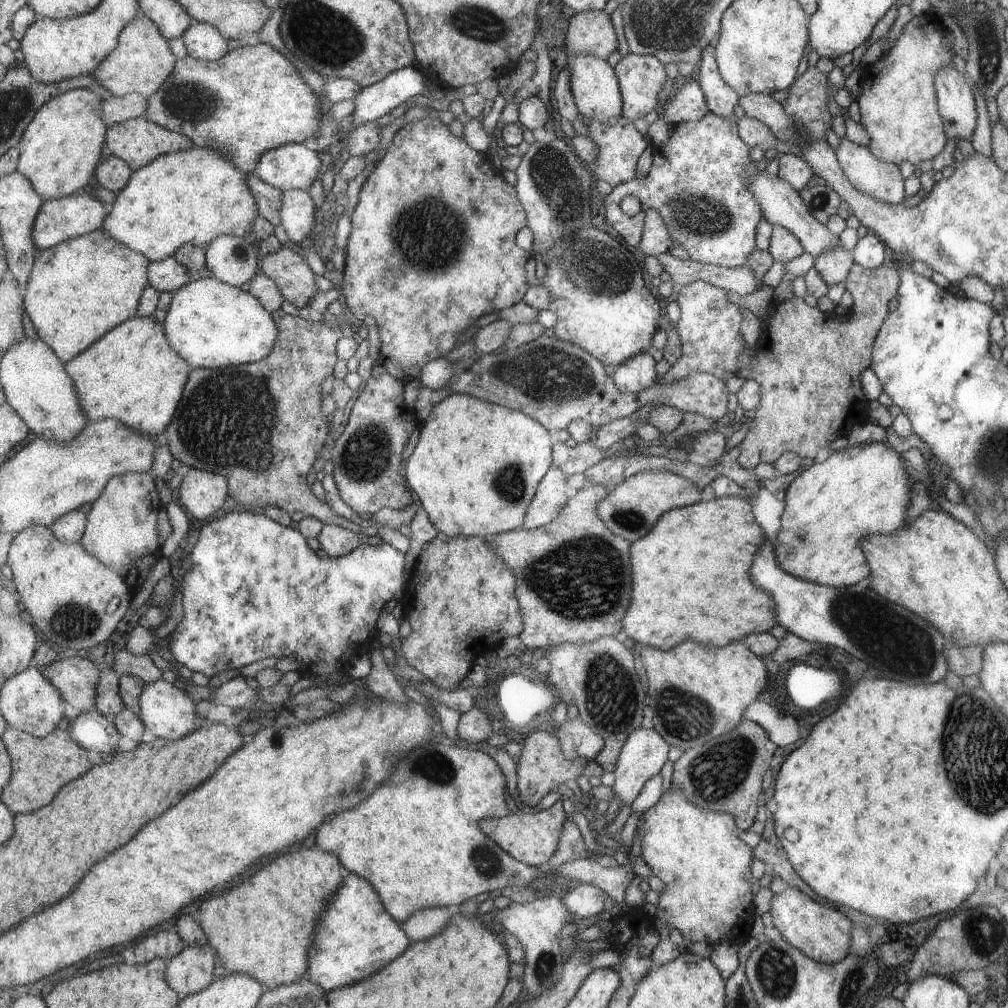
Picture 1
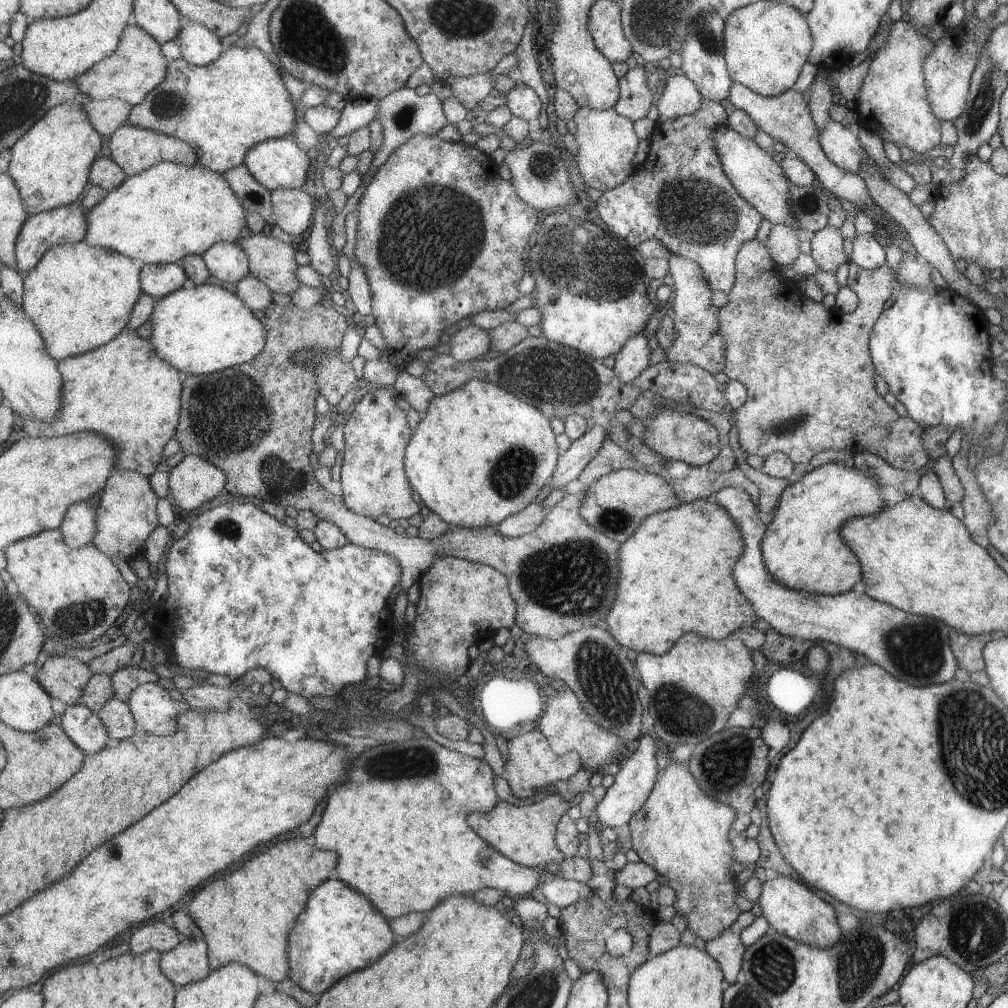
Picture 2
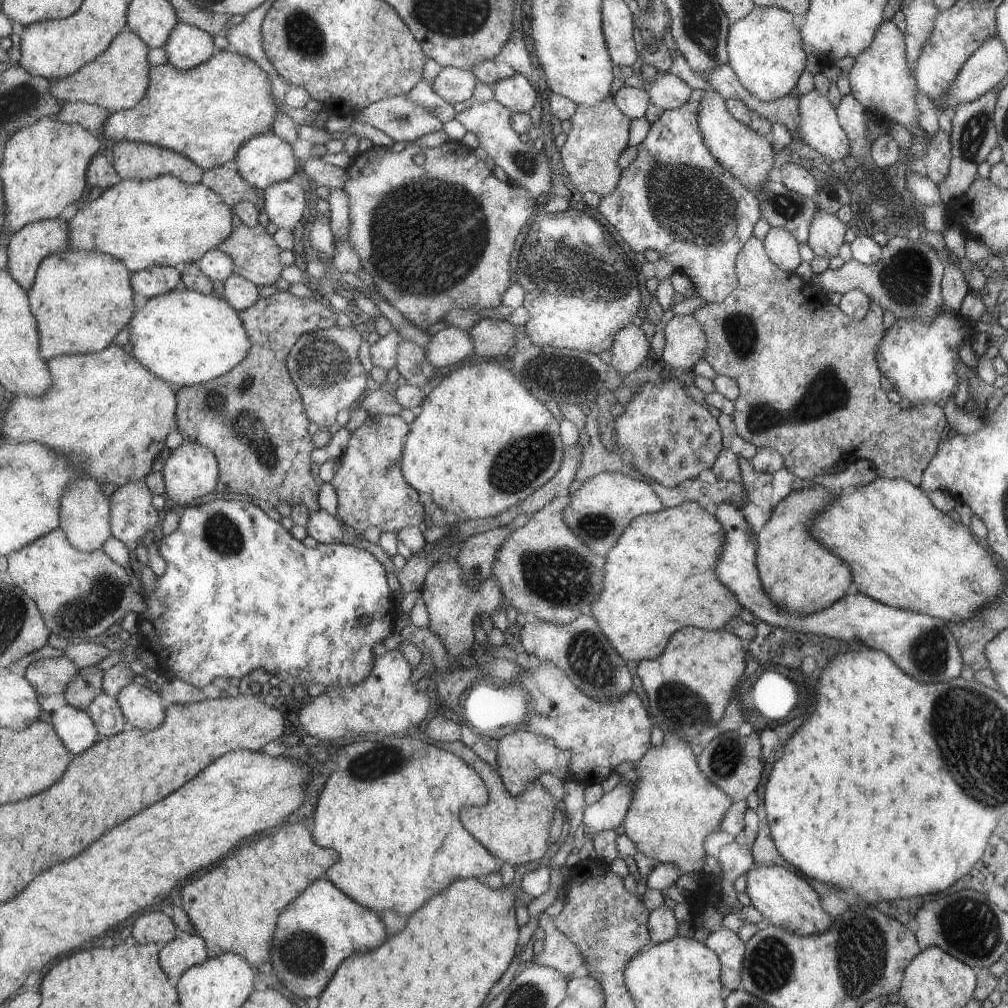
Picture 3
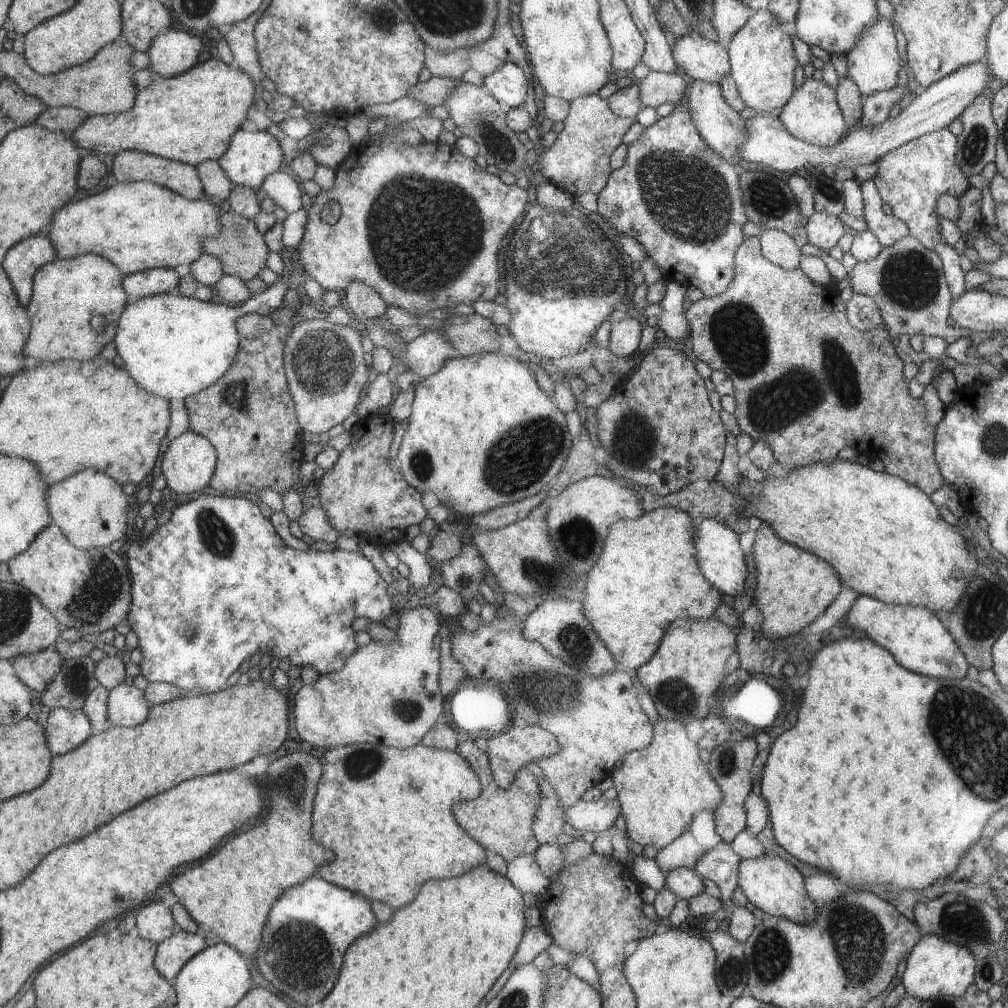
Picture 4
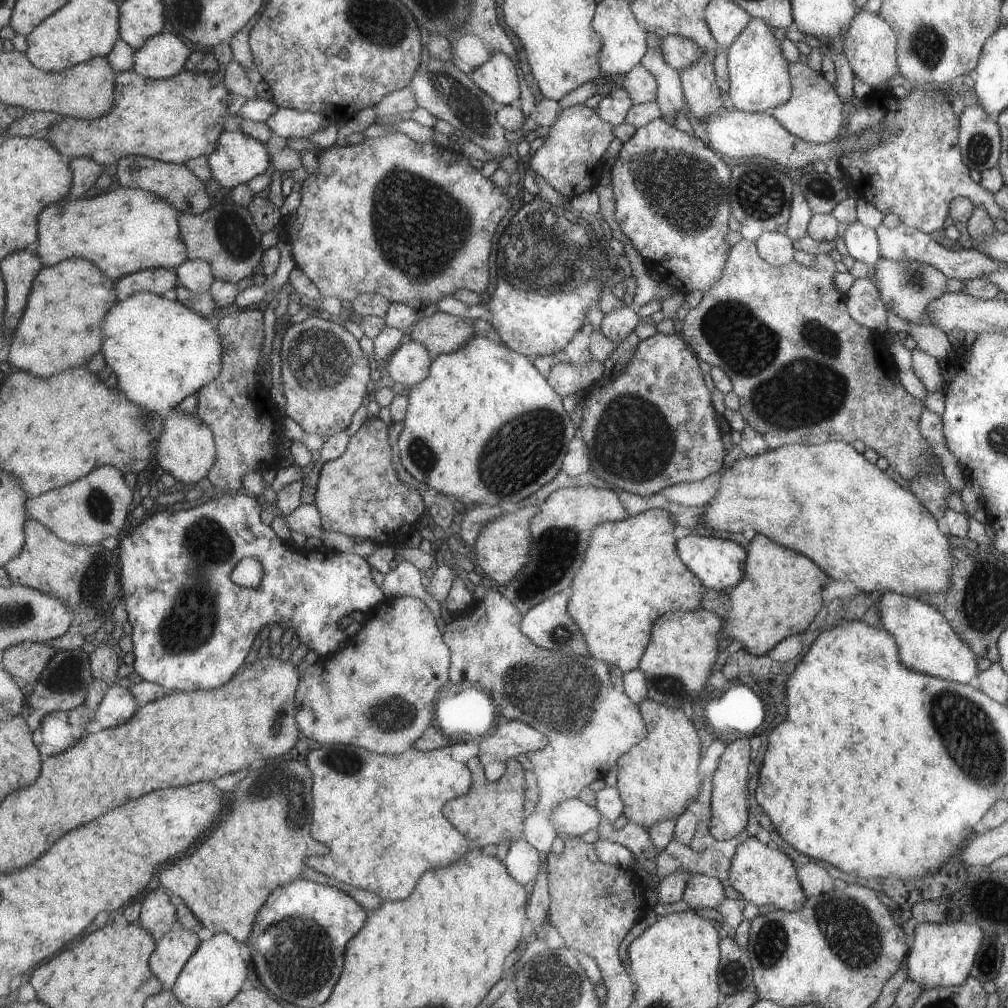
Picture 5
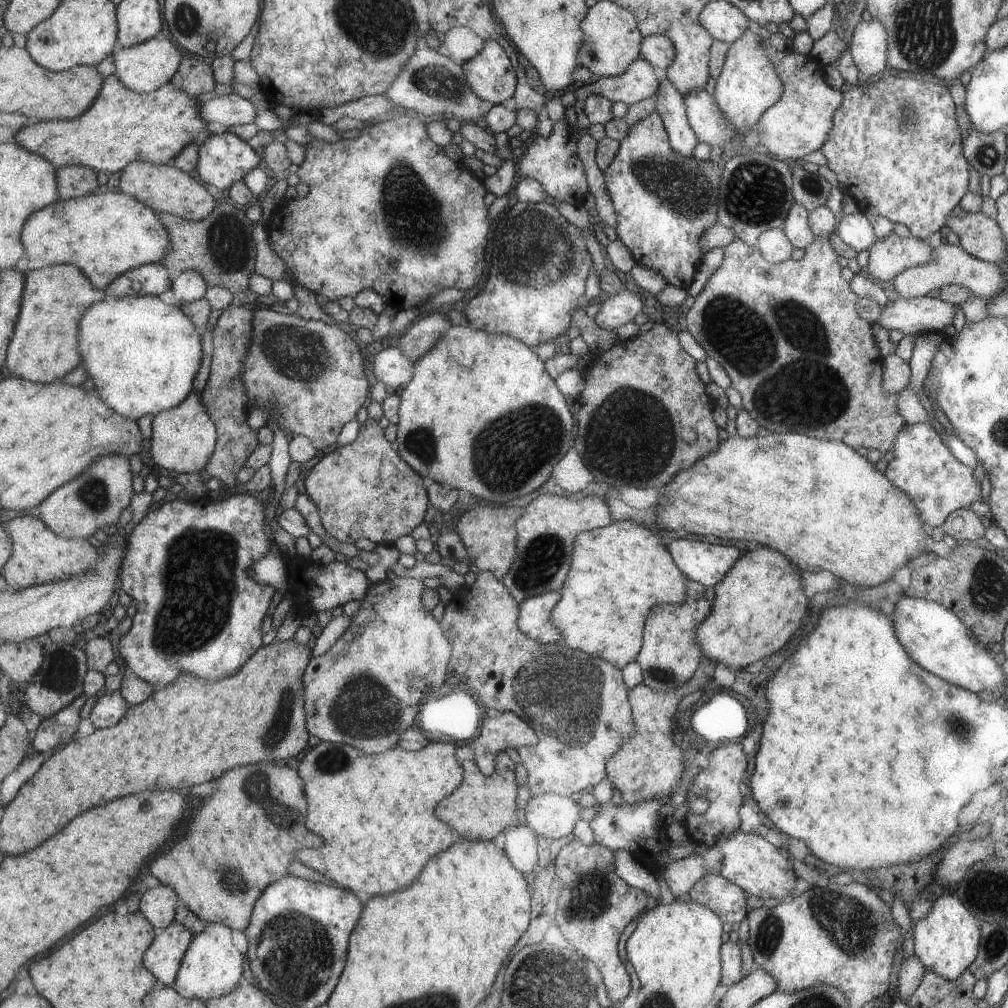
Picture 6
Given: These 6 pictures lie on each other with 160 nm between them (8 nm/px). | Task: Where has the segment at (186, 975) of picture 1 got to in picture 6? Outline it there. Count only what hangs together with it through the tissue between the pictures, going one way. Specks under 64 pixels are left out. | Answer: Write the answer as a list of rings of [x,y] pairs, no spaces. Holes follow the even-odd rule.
[[[179,922],[170,924],[165,930],[157,933],[154,943],[146,952],[145,963],[158,978],[160,985],[174,986],[194,935]]]

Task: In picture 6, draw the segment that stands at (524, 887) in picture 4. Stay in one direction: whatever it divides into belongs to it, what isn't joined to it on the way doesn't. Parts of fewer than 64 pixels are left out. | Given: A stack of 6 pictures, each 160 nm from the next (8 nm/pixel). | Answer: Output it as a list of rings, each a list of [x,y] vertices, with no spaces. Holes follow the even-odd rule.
[[[526,825],[505,832],[505,846],[511,864],[524,875],[532,876],[537,862],[536,834]]]

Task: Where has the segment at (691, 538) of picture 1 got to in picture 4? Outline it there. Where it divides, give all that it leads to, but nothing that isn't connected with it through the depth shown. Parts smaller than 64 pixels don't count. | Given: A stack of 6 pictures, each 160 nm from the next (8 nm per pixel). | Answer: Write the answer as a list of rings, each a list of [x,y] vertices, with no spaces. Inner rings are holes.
[[[670,506],[645,511],[634,519],[618,520],[606,534],[602,554],[597,560],[599,564],[595,564],[595,568],[586,574],[583,612],[587,612],[587,620],[614,657],[617,666],[629,673],[651,658],[658,648],[663,631],[672,620],[708,619],[721,603],[722,593],[702,575],[698,567],[695,548],[691,546],[691,534],[695,536],[696,532],[689,530],[687,536],[687,524],[689,514]]]

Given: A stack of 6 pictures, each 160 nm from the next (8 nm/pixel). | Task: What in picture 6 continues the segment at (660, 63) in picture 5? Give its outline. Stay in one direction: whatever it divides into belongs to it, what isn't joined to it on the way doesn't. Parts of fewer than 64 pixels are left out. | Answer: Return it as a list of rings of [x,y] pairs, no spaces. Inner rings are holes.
[[[667,78],[658,84],[655,94],[655,110],[663,118],[671,149],[681,158],[692,157],[693,149],[698,144],[697,136],[689,127],[685,104],[681,94],[673,87]]]

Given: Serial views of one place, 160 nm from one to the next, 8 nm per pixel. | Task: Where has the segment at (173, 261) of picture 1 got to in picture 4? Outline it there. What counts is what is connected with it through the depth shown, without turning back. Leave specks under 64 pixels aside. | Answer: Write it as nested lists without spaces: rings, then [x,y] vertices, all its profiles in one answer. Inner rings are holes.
[[[156,268],[139,271],[124,278],[129,304],[145,297],[171,293],[180,285],[179,274],[173,268]]]

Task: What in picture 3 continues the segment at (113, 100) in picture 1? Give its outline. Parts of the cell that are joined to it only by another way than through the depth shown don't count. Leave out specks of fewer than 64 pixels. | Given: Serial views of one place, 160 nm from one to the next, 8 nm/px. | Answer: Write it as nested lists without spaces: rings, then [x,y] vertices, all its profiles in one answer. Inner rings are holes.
[[[75,102],[65,103],[55,118],[63,124],[81,124],[86,130],[98,136],[103,132],[103,126],[111,114],[114,112],[107,110],[107,108]]]

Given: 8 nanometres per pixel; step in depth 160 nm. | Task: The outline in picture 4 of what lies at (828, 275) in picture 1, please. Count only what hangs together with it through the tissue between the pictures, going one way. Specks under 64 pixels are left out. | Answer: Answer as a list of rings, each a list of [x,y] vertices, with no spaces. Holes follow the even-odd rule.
[[[814,211],[808,216],[805,228],[807,243],[819,250],[829,250],[843,236],[841,220],[831,213]]]

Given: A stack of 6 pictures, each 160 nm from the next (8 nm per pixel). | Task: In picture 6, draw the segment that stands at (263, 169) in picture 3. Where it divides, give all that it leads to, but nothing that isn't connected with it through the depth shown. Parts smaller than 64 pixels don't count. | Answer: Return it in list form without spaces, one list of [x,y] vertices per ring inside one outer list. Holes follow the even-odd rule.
[[[227,130],[224,133],[207,137],[201,144],[200,161],[195,171],[202,182],[213,184],[220,190],[227,190],[235,183],[243,181],[251,171],[259,166],[263,166],[263,160],[255,152],[255,148],[251,148],[244,138]]]

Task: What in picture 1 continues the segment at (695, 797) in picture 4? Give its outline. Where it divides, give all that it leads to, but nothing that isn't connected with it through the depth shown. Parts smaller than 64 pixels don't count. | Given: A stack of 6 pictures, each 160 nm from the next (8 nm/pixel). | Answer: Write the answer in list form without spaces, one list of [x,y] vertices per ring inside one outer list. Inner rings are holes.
[[[671,785],[651,808],[643,812],[636,830],[640,832],[641,858],[652,874],[664,884],[656,906],[657,926],[665,925],[668,930],[676,928],[691,943],[705,941],[711,946],[723,941],[739,946],[750,937],[749,930],[753,920],[751,883],[754,882],[749,872],[752,848],[738,837],[734,817],[727,813],[700,809],[688,801],[678,787]]]

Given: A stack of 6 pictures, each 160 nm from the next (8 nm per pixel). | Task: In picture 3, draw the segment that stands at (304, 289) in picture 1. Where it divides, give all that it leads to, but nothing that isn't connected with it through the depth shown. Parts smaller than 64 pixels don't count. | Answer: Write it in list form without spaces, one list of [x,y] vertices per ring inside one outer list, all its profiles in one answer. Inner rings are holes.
[[[237,221],[233,234],[223,244],[219,244],[218,250],[229,254],[233,258],[233,262],[235,262],[234,275],[243,276],[258,286],[277,284],[281,280],[283,268],[286,268],[281,262],[281,258],[279,258],[283,249],[280,248],[274,236],[269,234],[268,230],[263,228],[261,224],[248,226]]]

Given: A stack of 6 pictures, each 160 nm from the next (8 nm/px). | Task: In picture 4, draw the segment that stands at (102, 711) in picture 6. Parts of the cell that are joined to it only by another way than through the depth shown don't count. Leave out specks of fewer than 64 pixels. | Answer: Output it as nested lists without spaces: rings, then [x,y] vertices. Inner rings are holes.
[[[121,684],[110,691],[109,723],[111,727],[139,726],[148,719],[152,705],[145,692],[135,685]]]

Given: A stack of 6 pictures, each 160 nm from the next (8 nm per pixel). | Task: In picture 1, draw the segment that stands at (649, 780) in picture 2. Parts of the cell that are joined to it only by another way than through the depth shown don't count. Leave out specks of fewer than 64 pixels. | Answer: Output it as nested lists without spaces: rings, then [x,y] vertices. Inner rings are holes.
[[[653,727],[650,729],[636,728],[630,732],[618,754],[616,767],[613,770],[614,782],[611,786],[614,795],[621,800],[621,807],[624,804],[631,804],[643,784],[652,776],[659,774],[661,767],[667,760],[667,750],[668,744]]]

